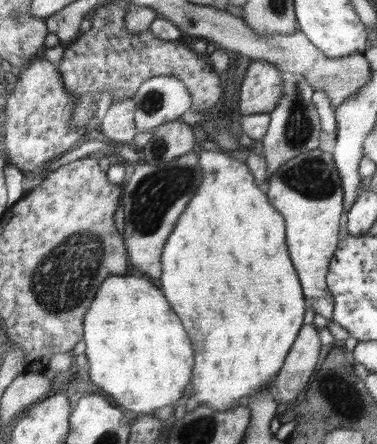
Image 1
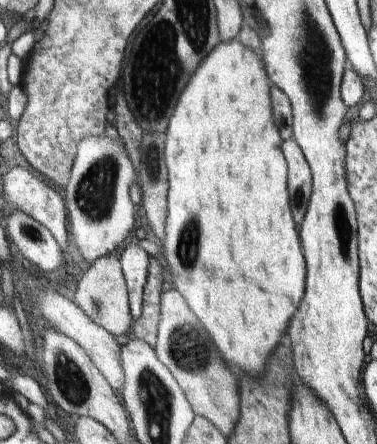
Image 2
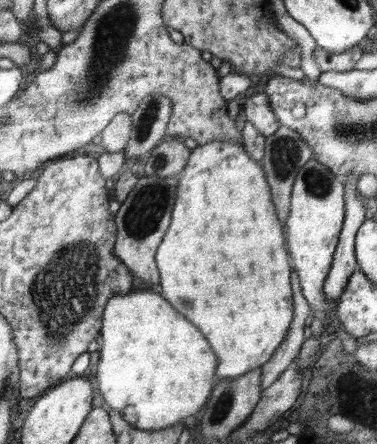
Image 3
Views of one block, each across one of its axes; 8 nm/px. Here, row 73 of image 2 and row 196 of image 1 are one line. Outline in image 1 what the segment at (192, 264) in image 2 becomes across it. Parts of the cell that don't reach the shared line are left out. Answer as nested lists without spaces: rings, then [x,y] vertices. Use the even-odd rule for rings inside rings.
[[[199,152],[199,164],[201,164],[201,172],[203,172],[203,184],[199,186],[199,190],[195,192],[193,200],[185,206],[181,218],[177,218],[175,228],[171,230],[163,252],[161,252],[161,278],[159,278],[159,286],[161,292],[165,296],[165,300],[169,302],[169,308],[179,316],[189,340],[191,340],[191,348],[193,348],[193,368],[191,368],[191,376],[189,376],[189,386],[185,390],[185,406],[181,408],[183,412],[191,412],[195,408],[211,408],[217,412],[229,412],[237,406],[245,406],[249,402],[249,398],[259,396],[259,394],[273,394],[273,382],[277,378],[277,374],[281,372],[281,366],[287,358],[289,348],[293,346],[299,328],[303,326],[303,312],[305,312],[305,296],[303,296],[303,288],[299,282],[299,276],[295,272],[295,266],[287,254],[287,246],[285,246],[285,220],[283,216],[267,202],[267,196],[263,192],[263,188],[255,188],[253,186],[253,176],[249,174],[247,164],[233,160],[221,152]]]

